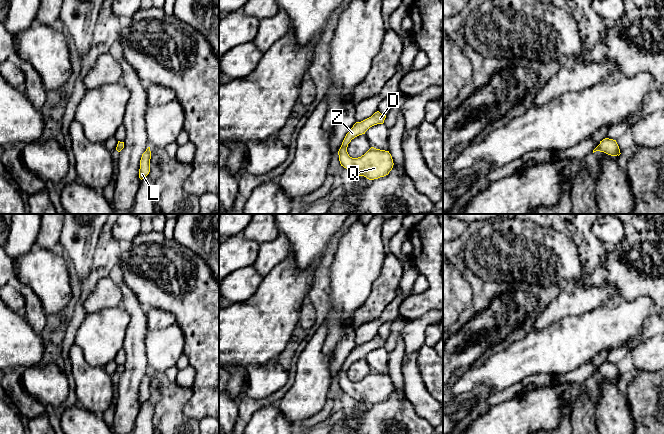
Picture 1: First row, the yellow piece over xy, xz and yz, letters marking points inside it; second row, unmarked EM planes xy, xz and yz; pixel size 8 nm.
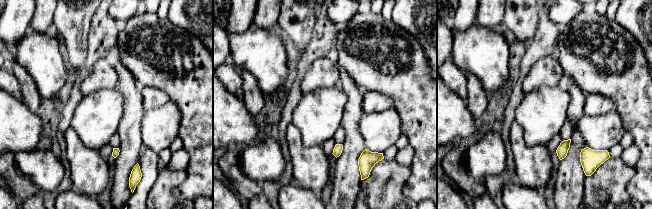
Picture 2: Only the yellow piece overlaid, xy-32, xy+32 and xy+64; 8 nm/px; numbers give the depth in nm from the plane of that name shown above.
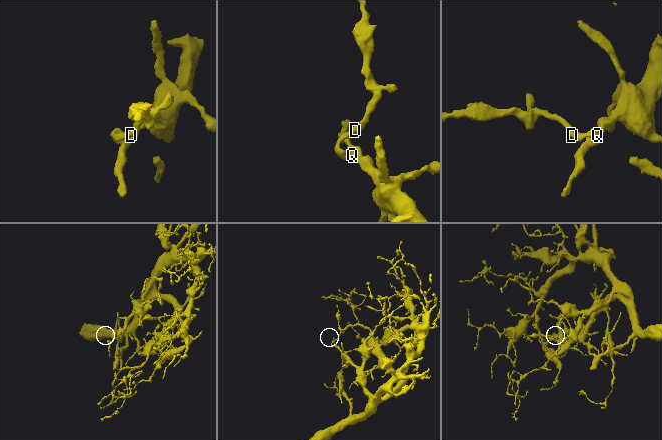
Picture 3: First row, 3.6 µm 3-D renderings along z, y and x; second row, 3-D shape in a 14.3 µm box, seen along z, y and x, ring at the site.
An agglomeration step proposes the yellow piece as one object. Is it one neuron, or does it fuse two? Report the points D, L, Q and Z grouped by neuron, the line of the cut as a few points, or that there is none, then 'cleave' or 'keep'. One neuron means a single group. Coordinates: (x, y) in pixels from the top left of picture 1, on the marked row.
groups D L Q Z; cut none; keep

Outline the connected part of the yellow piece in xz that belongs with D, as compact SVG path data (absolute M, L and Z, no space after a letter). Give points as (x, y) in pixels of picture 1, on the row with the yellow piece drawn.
M377 111L371 117L361 122L356 122L342 142L338 151L340 164L356 177L364 176L369 180L374 180L388 175L393 168L394 163L389 151L371 147L364 155L358 158L350 157L347 152L348 144L352 139L365 134L374 125L383 124L385 118L386 115Z

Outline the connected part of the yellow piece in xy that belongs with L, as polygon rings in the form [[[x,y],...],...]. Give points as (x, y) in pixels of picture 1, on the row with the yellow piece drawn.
[[[150,147],[146,149],[146,151],[142,154],[140,160],[140,169],[139,169],[139,178],[144,179],[150,172],[150,159],[151,159],[151,151]]]

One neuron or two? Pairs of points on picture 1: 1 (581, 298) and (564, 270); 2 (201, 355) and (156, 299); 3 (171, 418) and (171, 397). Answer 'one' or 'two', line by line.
1: two
2: one
3: one

